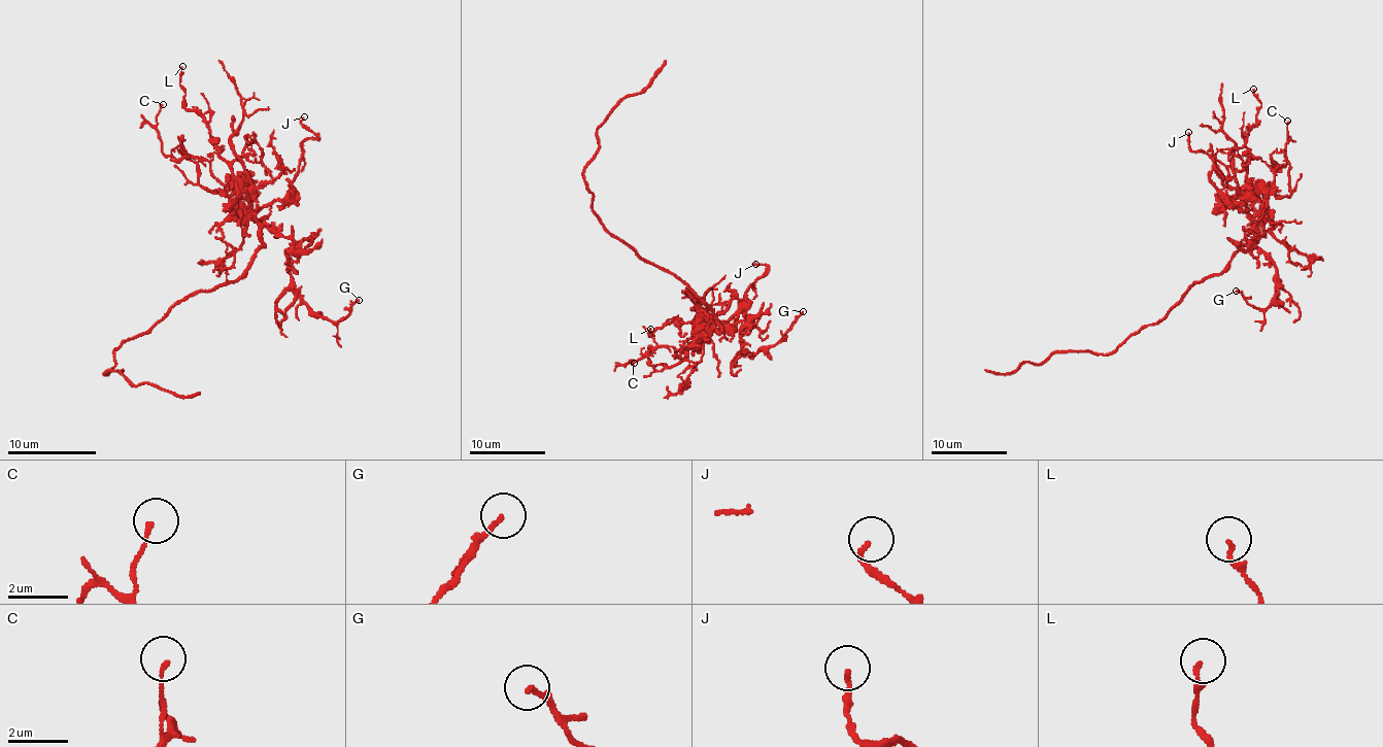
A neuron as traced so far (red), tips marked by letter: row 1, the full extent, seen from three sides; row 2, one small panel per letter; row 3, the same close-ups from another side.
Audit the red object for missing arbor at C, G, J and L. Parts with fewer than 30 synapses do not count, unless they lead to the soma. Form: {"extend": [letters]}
{"extend": []}

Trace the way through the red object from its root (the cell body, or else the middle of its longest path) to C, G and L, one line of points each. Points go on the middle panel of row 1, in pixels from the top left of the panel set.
C: (656, 266), (675, 273), (708, 306), (721, 331), (715, 329), (695, 345), (647, 349), (628, 363), (634, 363)
G: (656, 266), (675, 273), (710, 308), (719, 333), (744, 321), (740, 342), (751, 353), (772, 345), (803, 311)
L: (656, 266), (675, 273), (708, 306), (721, 331), (674, 321), (649, 336), (650, 329)

